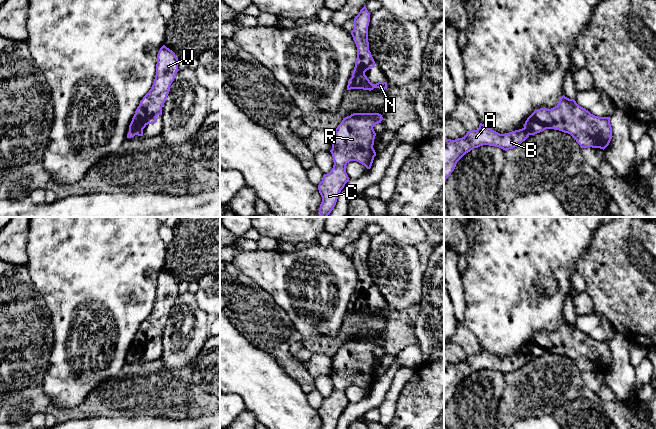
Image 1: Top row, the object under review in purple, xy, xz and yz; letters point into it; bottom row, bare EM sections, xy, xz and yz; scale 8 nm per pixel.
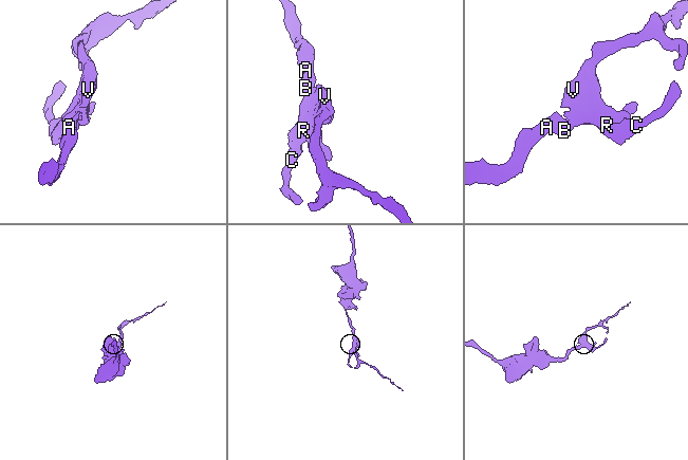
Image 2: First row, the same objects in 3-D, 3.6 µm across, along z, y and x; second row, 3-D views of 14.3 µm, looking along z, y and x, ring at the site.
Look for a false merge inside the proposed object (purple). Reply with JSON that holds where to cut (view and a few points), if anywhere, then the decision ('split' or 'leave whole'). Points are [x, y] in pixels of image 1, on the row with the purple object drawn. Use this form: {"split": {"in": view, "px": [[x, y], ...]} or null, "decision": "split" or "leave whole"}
{"split": null, "decision": "leave whole"}

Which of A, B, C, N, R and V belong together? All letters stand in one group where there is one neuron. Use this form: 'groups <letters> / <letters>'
groups A B C N R V

